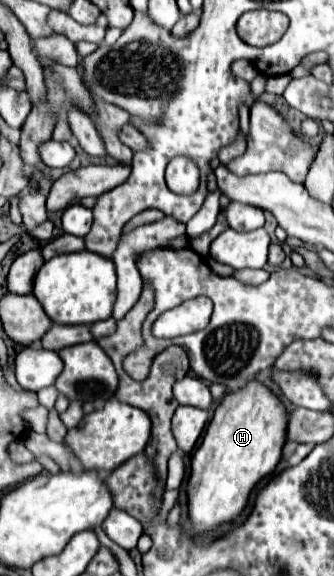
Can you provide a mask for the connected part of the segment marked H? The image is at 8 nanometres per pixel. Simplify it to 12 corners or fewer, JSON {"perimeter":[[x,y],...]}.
{"perimeter":[[259,380],[225,394],[191,460],[197,534],[275,470],[287,410]]}

